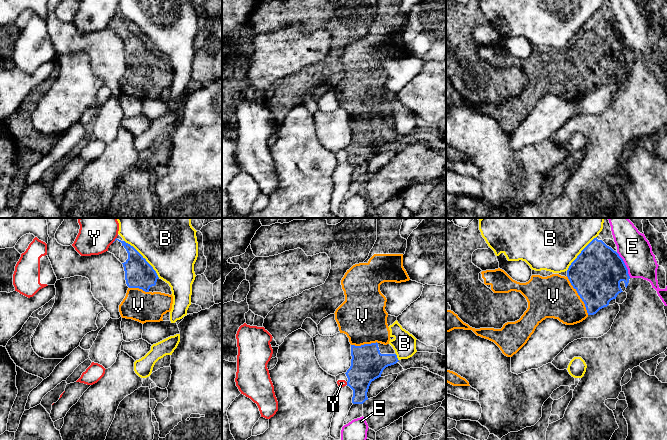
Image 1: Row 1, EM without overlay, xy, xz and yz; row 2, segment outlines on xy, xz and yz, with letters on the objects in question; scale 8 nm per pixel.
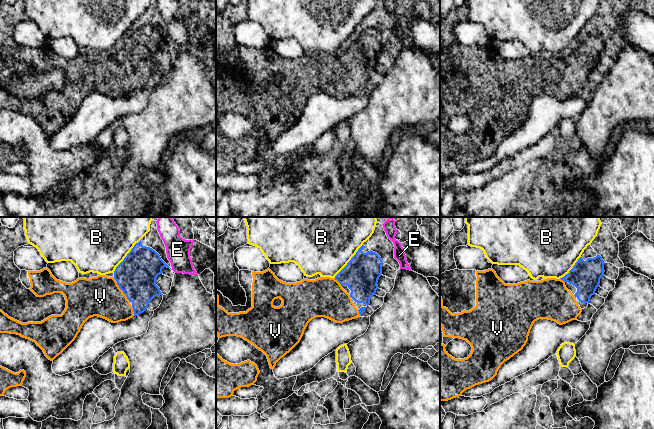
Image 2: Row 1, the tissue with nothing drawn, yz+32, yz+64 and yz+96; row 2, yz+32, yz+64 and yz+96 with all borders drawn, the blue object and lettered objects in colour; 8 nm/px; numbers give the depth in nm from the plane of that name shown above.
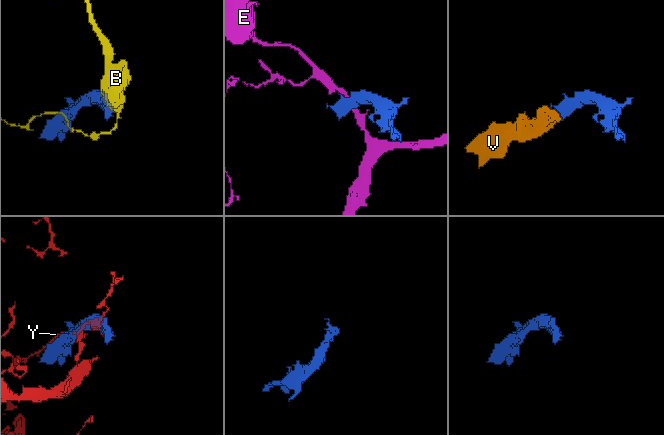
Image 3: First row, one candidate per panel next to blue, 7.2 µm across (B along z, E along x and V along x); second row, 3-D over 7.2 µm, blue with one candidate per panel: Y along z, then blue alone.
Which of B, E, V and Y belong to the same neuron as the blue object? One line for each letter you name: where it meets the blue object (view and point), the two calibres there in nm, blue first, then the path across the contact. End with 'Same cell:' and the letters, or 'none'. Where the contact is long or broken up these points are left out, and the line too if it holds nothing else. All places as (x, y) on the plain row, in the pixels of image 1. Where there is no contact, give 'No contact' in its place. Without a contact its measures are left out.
V: Touches blue at yz (578, 70). Thickness 400 nm (blue) against 340 nm
Same cell: V

